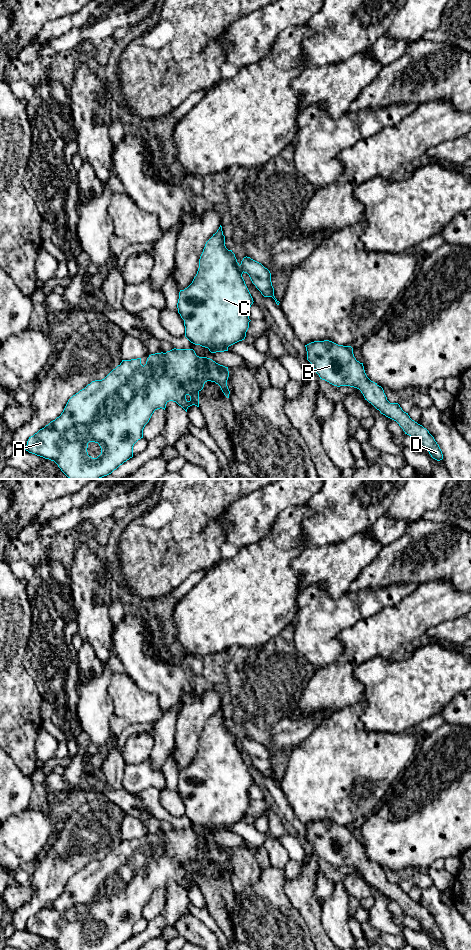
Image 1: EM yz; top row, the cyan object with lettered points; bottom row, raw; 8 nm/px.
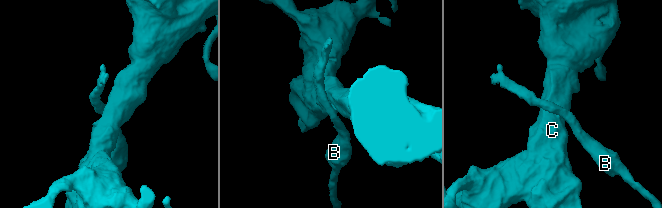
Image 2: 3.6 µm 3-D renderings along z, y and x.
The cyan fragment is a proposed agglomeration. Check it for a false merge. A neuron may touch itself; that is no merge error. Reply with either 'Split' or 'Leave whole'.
Leave whole

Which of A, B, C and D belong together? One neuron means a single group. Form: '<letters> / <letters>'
A B C D

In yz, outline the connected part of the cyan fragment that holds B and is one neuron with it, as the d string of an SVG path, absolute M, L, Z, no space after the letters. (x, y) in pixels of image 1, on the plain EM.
M324 820L311 822L305 827L307 840L320 859L337 867L350 866L359 869L365 880L381 894L396 901L405 914L419 921L433 939L443 939L442 931L429 911L412 900L398 883L390 883L383 868L367 857L363 843L356 840L351 826Z

